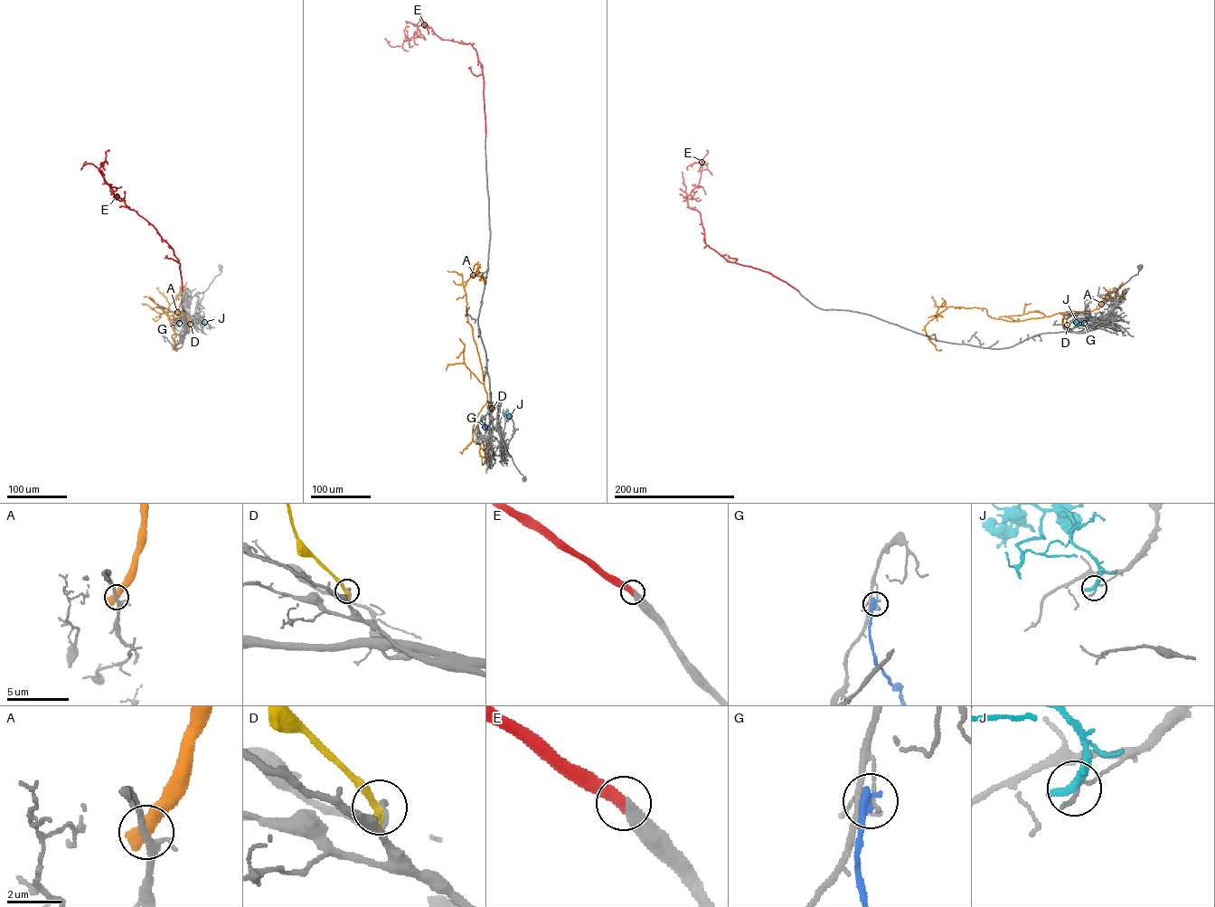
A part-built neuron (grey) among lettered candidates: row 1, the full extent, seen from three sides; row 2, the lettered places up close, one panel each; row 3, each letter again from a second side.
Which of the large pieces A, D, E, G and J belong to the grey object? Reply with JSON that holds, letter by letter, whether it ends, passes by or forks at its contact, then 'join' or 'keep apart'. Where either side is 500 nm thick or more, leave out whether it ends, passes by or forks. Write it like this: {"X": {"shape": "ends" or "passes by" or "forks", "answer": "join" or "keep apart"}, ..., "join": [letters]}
{"A": {"answer": "keep apart"}, "D": {"shape": "ends", "answer": "keep apart"}, "E": {"shape": "ends", "answer": "join"}, "G": {"shape": "ends", "answer": "keep apart"}, "J": {"shape": "ends", "answer": "keep apart"}, "join": ["E"]}

